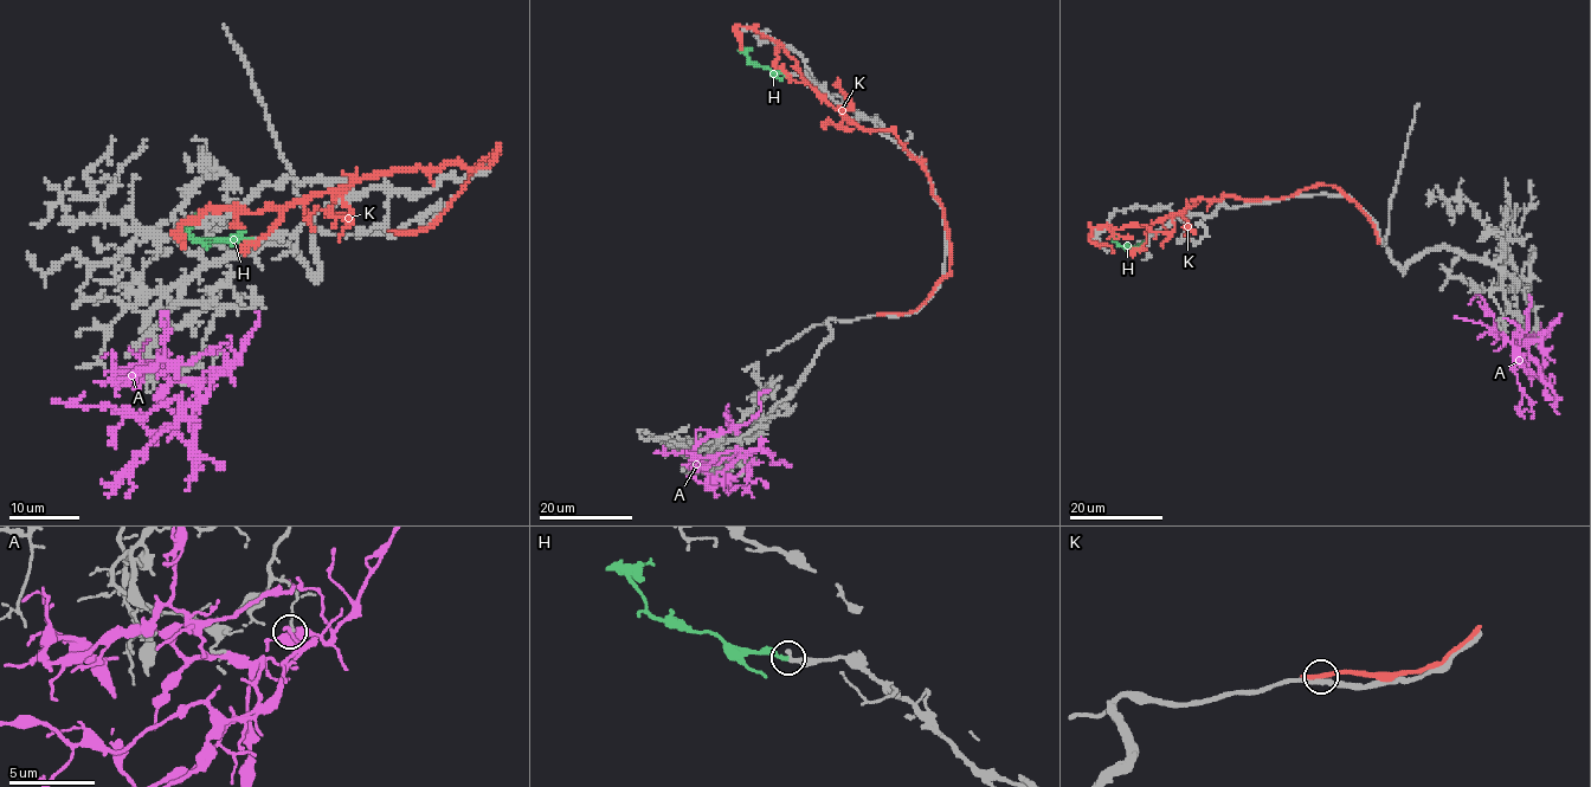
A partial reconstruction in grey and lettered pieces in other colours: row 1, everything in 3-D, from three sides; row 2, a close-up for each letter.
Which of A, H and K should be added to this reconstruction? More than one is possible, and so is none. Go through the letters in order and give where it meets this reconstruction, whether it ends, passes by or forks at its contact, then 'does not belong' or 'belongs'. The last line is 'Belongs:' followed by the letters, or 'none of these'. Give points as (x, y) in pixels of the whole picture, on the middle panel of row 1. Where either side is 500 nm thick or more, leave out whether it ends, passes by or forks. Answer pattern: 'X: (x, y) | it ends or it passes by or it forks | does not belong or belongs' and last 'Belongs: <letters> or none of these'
A: (760, 438) | it ends | does not belong
H: (786, 73) | it ends | belongs
K: (883, 314) | it ends | does not belong
Belongs: H

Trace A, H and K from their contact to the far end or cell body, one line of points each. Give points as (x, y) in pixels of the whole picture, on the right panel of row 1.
A: (1502, 333), (1515, 352), (1550, 328), (1543, 341), (1528, 335), (1505, 341), (1495, 326), (1490, 330), (1454, 315)
H: (1138, 247), (1125, 247), (1115, 242), (1113, 228)
K: (1378, 243), (1352, 201), (1315, 185), (1269, 200), (1197, 200), (1145, 226), (1096, 226), (1090, 240), (1112, 253)

